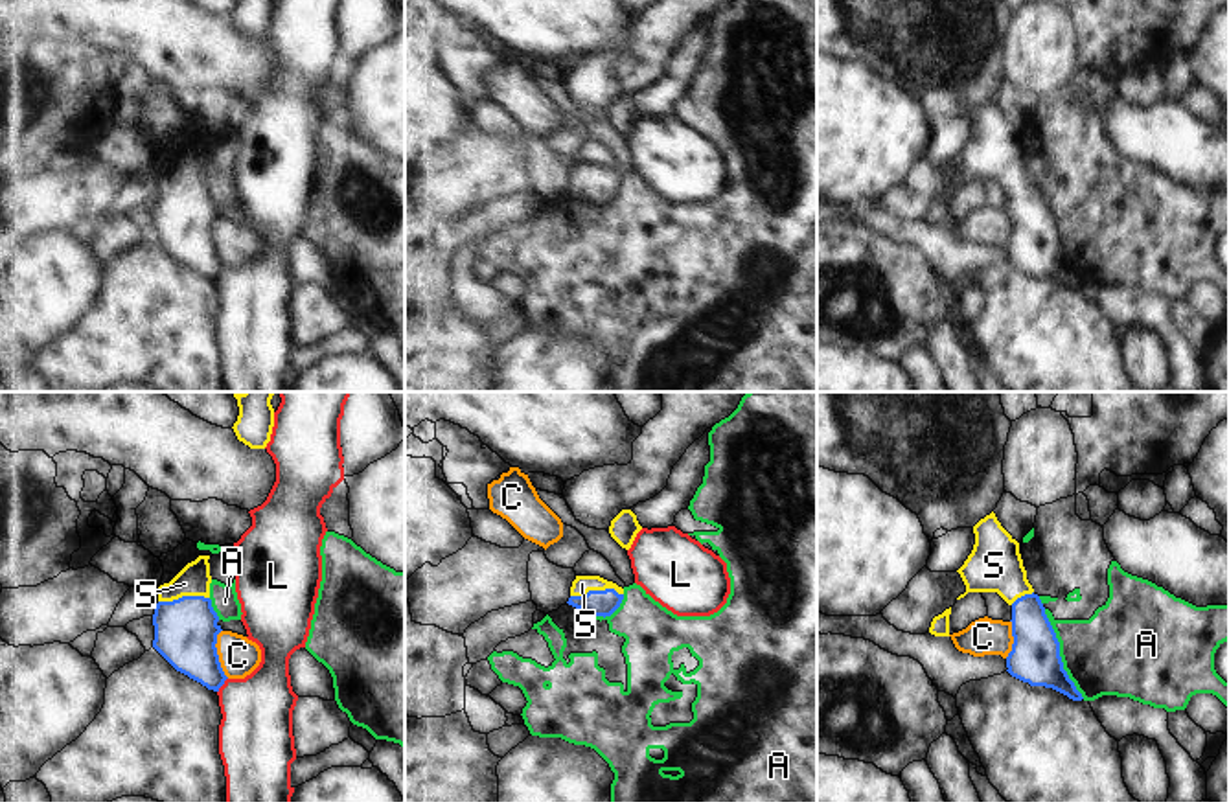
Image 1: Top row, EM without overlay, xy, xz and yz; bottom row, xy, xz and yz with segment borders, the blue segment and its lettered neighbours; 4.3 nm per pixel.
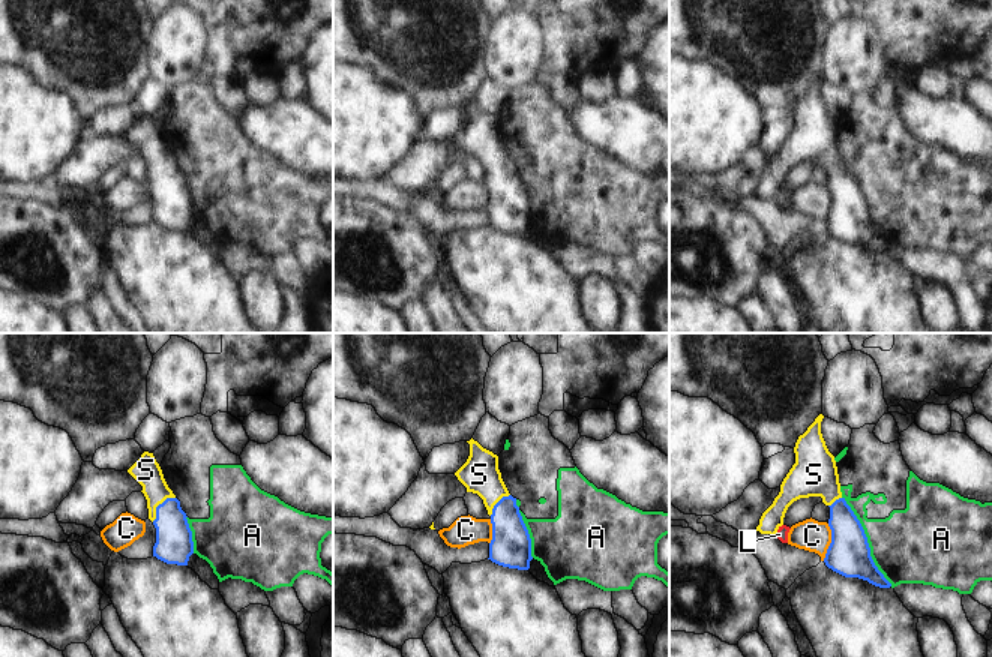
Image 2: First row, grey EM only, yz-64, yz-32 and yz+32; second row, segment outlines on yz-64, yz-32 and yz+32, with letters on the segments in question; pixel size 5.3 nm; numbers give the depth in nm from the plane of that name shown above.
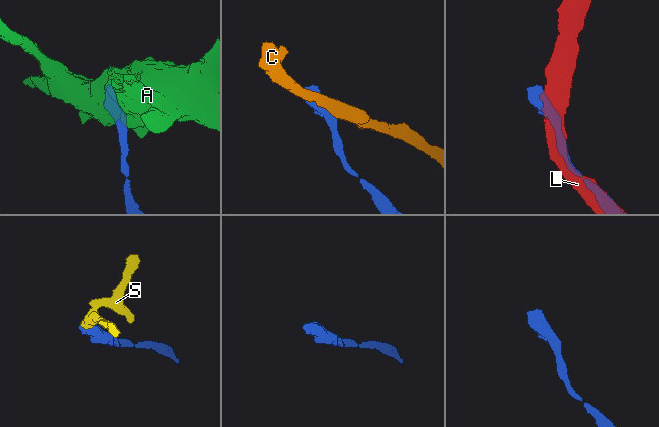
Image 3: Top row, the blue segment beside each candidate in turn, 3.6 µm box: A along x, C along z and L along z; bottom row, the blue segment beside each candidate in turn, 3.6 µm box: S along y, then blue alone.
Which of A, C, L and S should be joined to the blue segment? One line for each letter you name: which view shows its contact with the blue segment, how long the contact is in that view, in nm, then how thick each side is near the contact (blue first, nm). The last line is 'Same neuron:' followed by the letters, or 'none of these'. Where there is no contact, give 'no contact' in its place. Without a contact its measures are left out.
S: meets blue in xz; contact 240 nm long; 110 nm thick on the blue side, 80 nm on the other
Same neuron: S

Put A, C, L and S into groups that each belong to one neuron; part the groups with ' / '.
A / C / L / S

